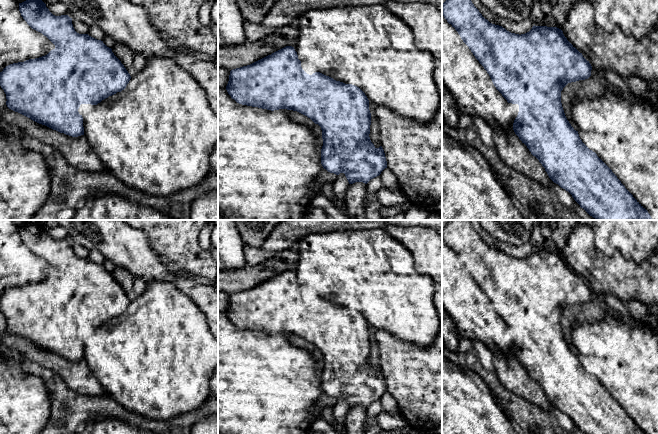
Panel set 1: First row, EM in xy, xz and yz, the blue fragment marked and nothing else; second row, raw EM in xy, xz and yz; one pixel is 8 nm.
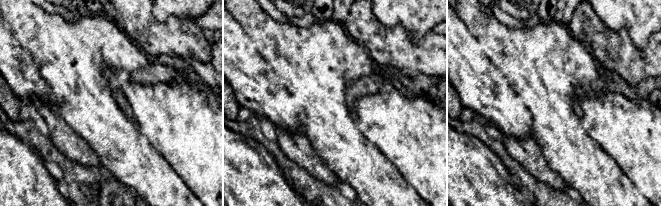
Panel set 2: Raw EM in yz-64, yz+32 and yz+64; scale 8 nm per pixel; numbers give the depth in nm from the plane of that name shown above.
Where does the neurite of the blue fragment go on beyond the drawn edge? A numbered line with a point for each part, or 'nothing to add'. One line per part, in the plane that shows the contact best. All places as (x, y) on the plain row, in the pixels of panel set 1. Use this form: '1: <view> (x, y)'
1: xy (84, 333)

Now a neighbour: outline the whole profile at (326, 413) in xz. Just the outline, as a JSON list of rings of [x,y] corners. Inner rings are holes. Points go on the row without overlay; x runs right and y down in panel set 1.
[[[324,407],[319,411],[319,415],[320,418],[330,422],[339,434],[347,434],[345,423],[337,423],[333,420],[333,407]]]

